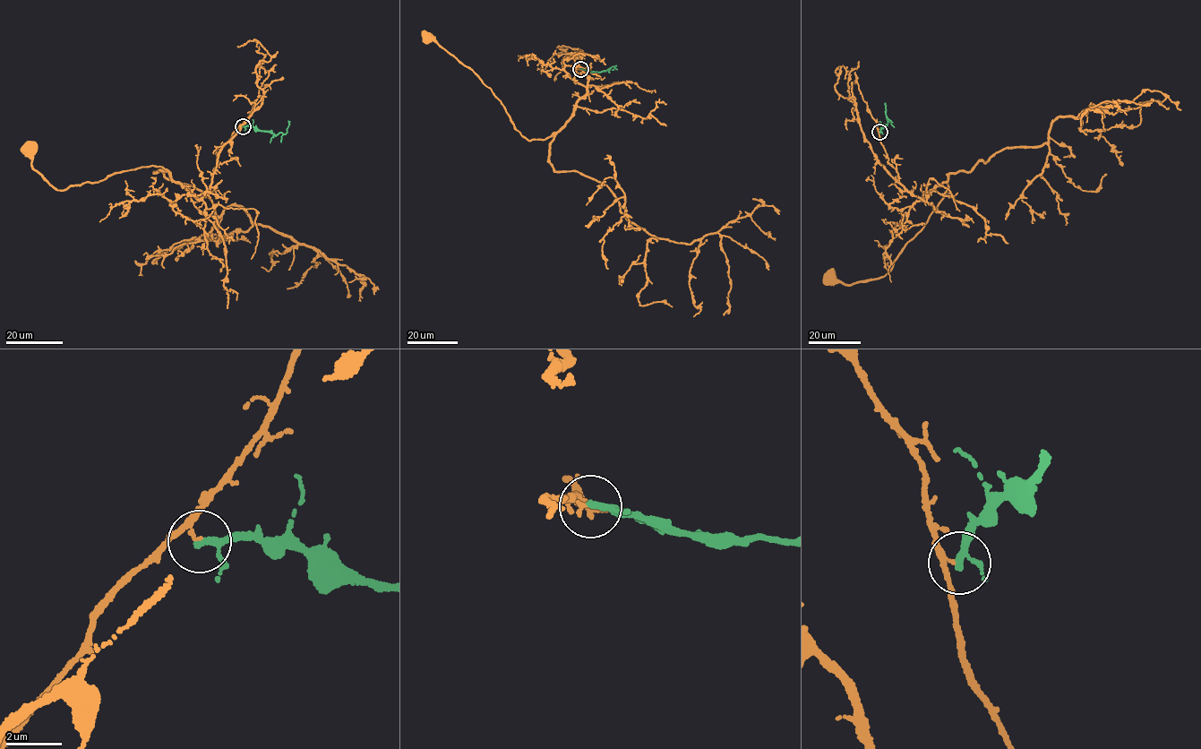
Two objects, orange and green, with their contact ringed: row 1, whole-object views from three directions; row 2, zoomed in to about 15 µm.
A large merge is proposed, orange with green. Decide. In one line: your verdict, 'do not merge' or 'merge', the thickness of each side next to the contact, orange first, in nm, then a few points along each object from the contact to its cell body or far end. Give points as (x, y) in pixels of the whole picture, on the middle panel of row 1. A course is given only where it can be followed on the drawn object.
do not merge | 140/180 nm | orange via (580, 69), (573, 71), (587, 75), (587, 89), (569, 120), (529, 140), (491, 89), (427, 37) | green via (580, 69), (600, 73), (615, 65), (612, 69)

